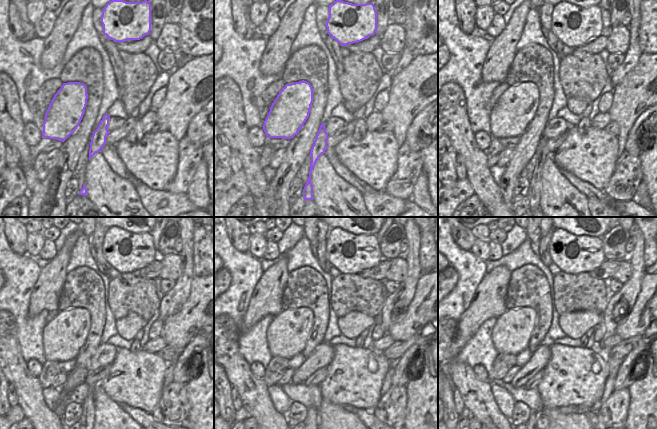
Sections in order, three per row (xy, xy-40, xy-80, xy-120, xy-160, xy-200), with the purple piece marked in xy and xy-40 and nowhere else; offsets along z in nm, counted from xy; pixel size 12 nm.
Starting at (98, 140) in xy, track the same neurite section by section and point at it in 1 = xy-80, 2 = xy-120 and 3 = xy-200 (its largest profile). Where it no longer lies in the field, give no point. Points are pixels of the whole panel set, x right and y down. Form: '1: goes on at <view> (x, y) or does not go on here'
1: goes on at xy-80 (534, 194)
2: goes on at xy-120 (88, 407)
3: goes on at xy-200 (533, 418)

